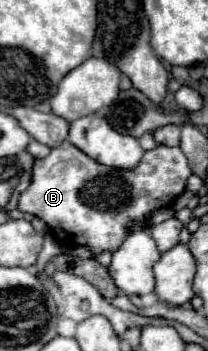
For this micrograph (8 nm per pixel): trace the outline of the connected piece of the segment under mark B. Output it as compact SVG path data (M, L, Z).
M64 141L48 157L34 163L32 183L20 195L18 209L40 217L58 241L88 245L98 255L100 251L116 251L130 227L144 221L148 213L170 207L186 189L190 175L188 159L180 147L158 145L144 153L136 169L122 171L100 165L70 141Z

